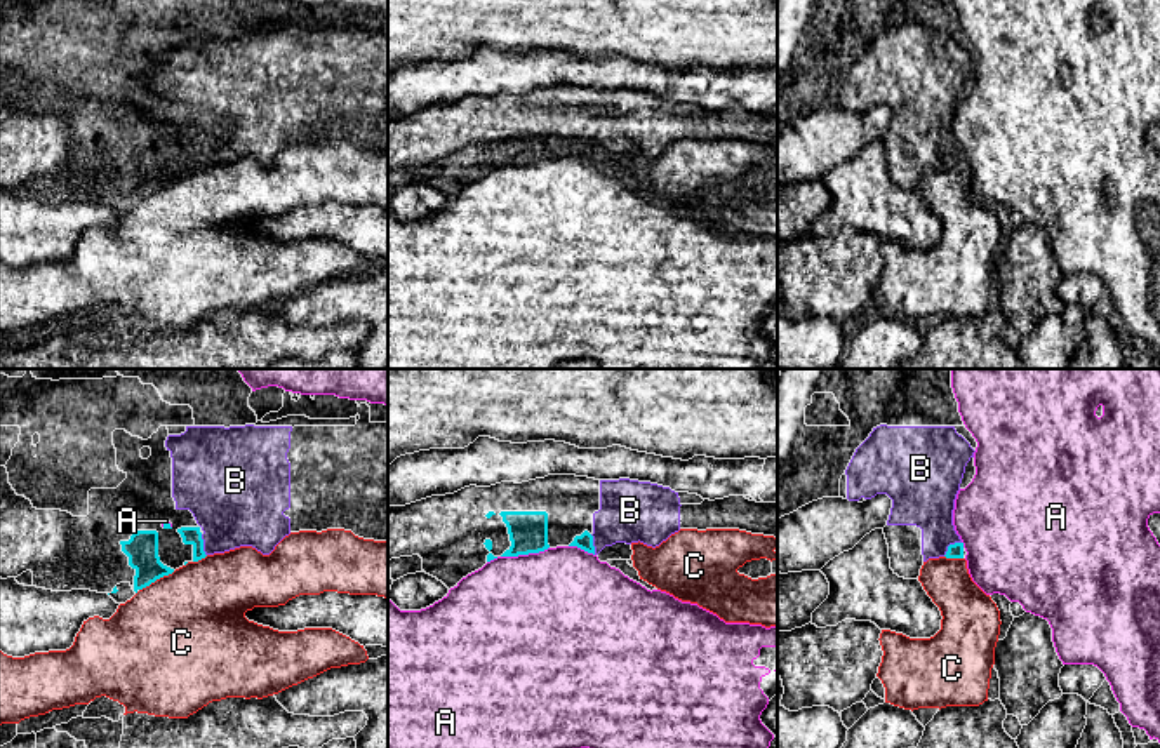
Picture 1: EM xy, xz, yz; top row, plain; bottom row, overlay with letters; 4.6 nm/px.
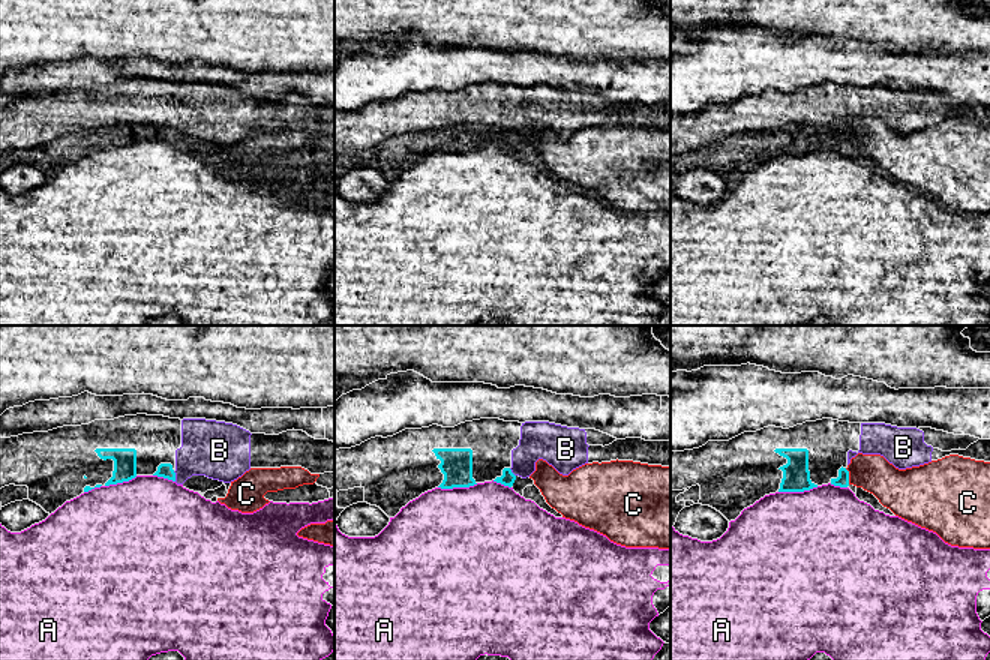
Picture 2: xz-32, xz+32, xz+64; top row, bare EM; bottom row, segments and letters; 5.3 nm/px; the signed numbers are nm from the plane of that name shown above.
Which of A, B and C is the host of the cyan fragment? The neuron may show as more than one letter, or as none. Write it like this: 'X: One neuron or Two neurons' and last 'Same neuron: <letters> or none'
A: Two neurons
B: One neuron
C: Two neurons
Same neuron: B

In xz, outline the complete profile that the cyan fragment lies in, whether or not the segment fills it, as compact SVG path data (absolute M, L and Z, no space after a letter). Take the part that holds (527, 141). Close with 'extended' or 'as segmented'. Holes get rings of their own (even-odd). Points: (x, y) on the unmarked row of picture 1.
M501 122L499 125L511 151L511 157L501 167L539 164L550 158L546 122Z | as segmented

